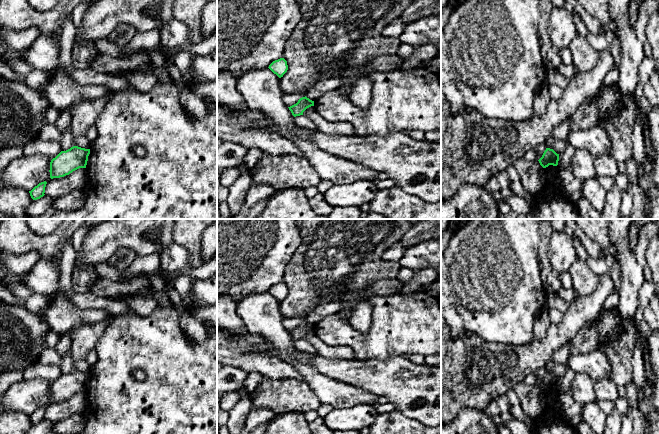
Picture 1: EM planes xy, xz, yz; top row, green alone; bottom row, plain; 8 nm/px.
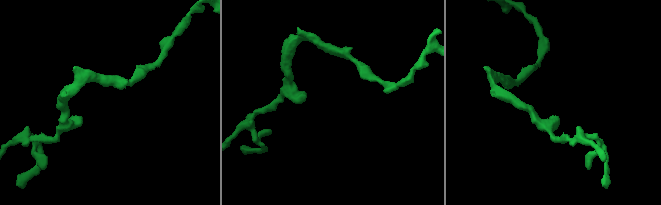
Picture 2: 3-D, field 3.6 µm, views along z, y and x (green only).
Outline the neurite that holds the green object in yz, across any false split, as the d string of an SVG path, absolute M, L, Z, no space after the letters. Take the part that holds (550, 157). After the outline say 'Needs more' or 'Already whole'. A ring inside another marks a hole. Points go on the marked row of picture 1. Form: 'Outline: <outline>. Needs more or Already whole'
Outline: M546 148L542 157L538 160L543 168L549 165L557 166L559 161L559 154L557 154L553 149Z. Already whole

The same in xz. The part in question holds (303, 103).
Outline: M305 96L300 98L296 104L288 108L291 111L292 115L296 117L296 116L303 115L303 112L311 106L314 106L314 101L310 100Z. Already whole

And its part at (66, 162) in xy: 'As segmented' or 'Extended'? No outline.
As segmented

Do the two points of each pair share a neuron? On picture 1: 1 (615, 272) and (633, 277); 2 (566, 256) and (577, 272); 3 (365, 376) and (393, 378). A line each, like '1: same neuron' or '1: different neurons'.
1: different neurons
2: different neurons
3: same neuron

